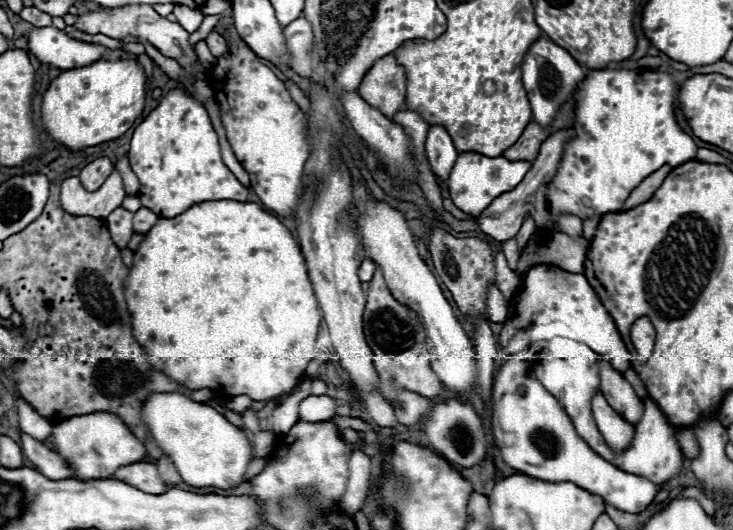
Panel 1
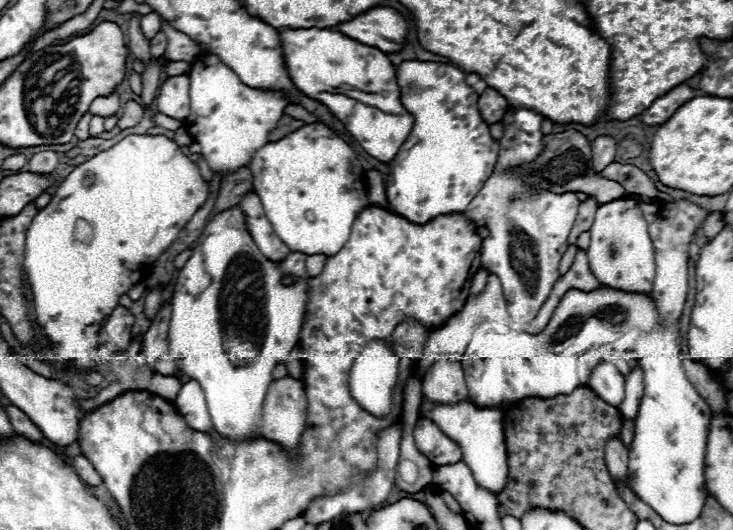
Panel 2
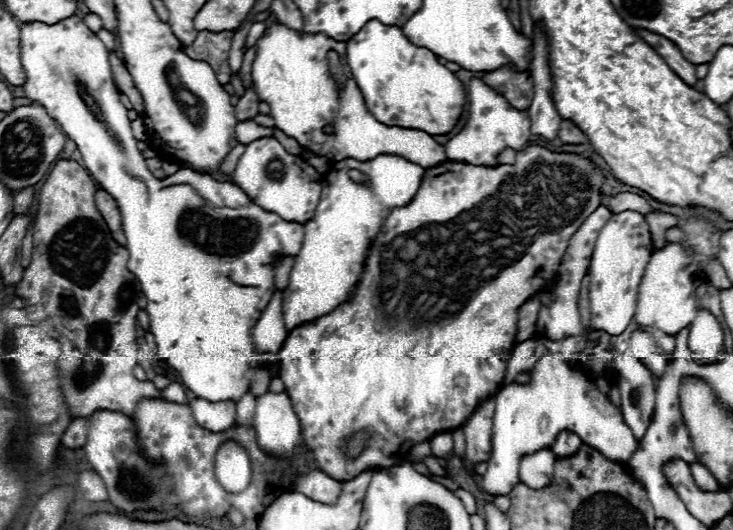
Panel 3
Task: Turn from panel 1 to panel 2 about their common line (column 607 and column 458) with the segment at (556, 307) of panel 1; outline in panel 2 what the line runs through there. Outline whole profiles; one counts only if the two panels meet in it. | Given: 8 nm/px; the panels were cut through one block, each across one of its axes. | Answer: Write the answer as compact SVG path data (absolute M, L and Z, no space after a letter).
M492 274L486 282L486 288L478 294L478 296L468 296L462 310L458 310L452 318L448 318L444 322L442 328L434 330L428 344L426 344L426 350L422 352L422 358L418 360L418 376L422 378L424 372L426 372L426 366L430 366L430 362L436 362L438 358L460 358L466 350L466 346L470 344L470 336L472 332L476 330L476 326L480 322L494 322L494 320L502 320L506 316L508 320L508 310L506 310L506 300L504 300L504 294L502 294L502 286L498 282L498 278Z

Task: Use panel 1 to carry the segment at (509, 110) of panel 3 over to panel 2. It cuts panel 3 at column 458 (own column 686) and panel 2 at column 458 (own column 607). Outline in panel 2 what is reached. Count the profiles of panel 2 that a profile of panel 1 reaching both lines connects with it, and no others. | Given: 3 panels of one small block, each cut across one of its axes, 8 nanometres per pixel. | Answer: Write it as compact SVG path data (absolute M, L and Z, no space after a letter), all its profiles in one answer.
M404 60L396 66L396 82L400 88L402 106L412 114L414 126L394 158L394 182L386 186L388 202L400 216L414 224L426 224L440 214L464 212L470 198L474 198L474 194L482 188L482 182L486 182L490 176L490 170L494 168L498 156L498 142L492 140L488 124L482 122L478 114L478 94L466 84L466 74L462 70L442 62Z

